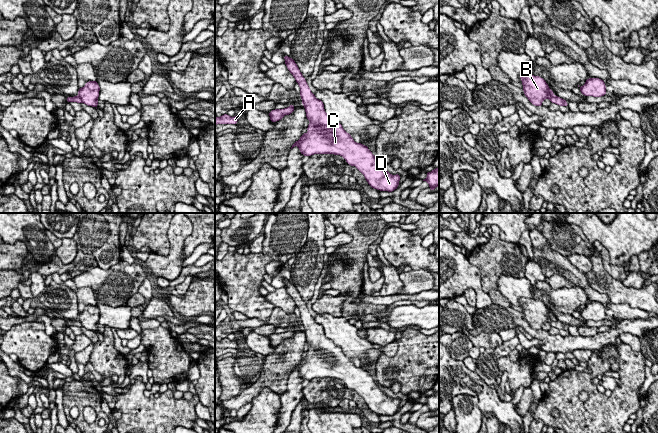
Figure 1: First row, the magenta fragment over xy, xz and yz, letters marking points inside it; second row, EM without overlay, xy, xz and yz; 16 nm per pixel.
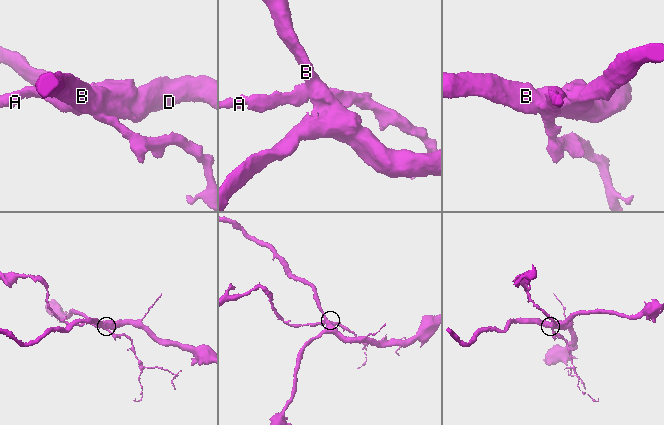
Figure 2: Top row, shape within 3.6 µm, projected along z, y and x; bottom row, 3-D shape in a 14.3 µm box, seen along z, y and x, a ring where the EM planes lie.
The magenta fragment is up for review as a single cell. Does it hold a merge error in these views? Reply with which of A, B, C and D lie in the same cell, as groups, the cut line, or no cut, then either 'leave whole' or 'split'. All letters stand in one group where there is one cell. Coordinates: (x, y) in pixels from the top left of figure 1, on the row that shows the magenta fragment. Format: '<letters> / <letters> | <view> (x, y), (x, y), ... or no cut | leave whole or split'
A / B C D | xy (78, 95), (82, 102) | split

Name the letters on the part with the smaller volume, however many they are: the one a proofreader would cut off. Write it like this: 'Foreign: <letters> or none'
Foreign: A

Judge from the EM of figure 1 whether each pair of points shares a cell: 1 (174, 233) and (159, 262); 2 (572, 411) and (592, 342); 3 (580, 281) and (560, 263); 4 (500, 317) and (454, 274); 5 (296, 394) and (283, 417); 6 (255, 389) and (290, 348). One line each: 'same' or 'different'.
1: same
2: different
3: same
4: different
5: same
6: same

